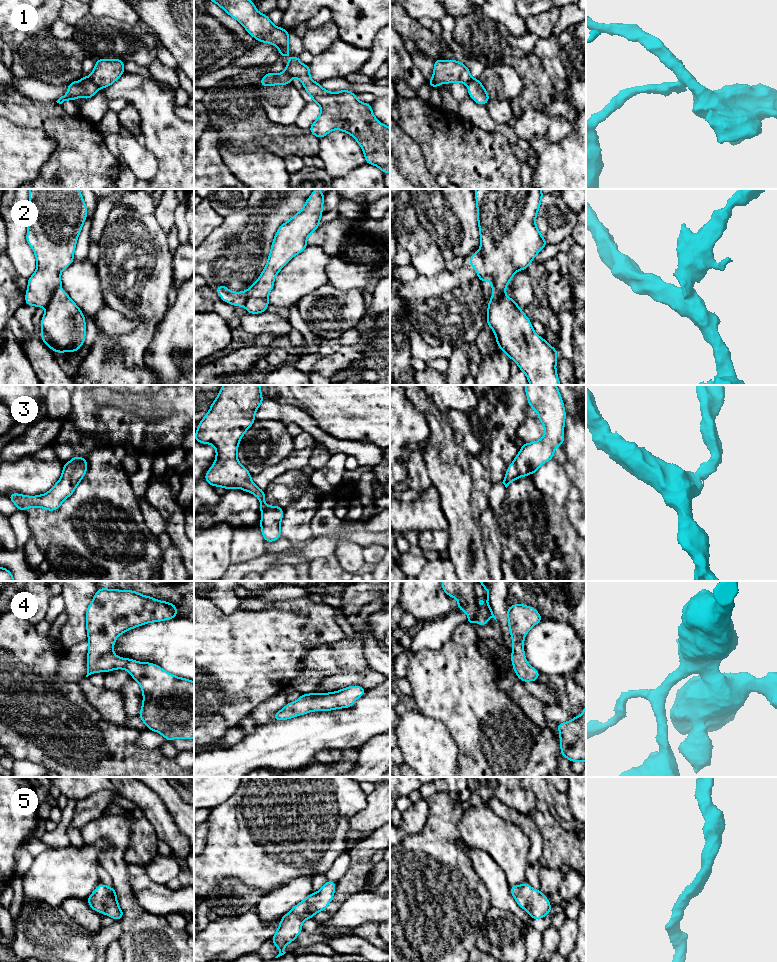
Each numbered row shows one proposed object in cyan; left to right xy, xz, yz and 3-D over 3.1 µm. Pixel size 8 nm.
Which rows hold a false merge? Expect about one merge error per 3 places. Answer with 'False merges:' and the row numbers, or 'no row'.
False merges: 1, 2

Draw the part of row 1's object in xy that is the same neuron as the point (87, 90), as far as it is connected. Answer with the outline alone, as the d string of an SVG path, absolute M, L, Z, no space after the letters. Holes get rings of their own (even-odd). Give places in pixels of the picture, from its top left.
M83 76L79 80L75 80L68 84L68 92L61 96L56 102L62 104L65 100L74 100L78 97L90 99L99 90L99 88L91 82L87 77Z

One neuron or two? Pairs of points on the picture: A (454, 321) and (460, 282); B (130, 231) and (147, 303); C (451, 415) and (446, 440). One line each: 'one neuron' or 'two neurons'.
A: one neuron
B: one neuron
C: two neurons

